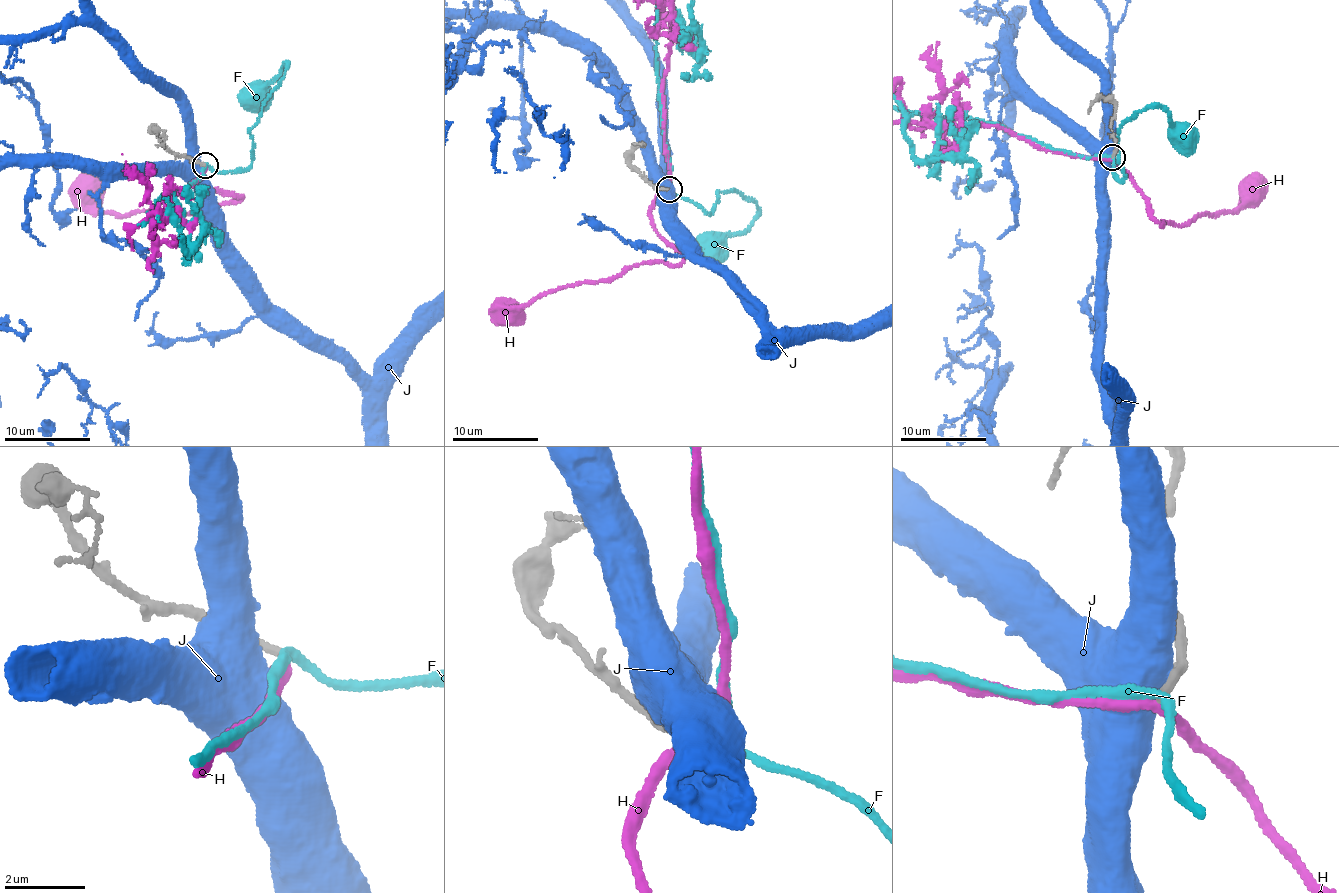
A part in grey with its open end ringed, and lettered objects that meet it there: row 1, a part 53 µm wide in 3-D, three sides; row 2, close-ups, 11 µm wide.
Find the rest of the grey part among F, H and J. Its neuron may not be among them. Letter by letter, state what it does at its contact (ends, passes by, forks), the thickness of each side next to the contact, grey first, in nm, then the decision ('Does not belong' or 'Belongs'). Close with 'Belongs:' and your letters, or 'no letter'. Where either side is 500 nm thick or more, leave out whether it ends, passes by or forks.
F: It passes by. Thickness 220 nm (grey) against 240 nm. Does not belong
H: It passes by. Thickness 220 nm (grey) against 280 nm. Does not belong
J: Thickness 320 nm (grey) against 900 nm. Does not belong
Belongs: no letter

